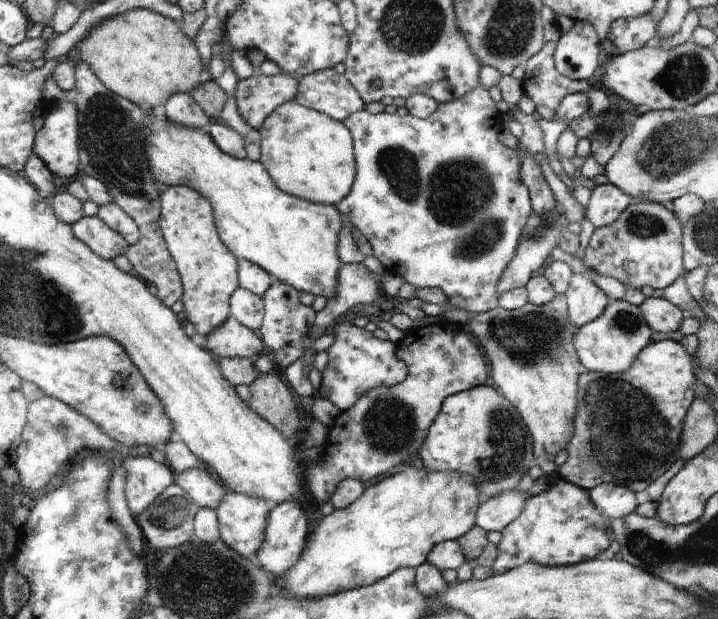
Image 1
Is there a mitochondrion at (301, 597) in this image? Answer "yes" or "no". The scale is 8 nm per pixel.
no

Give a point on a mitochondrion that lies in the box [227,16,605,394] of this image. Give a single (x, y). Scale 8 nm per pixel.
(460, 193)

